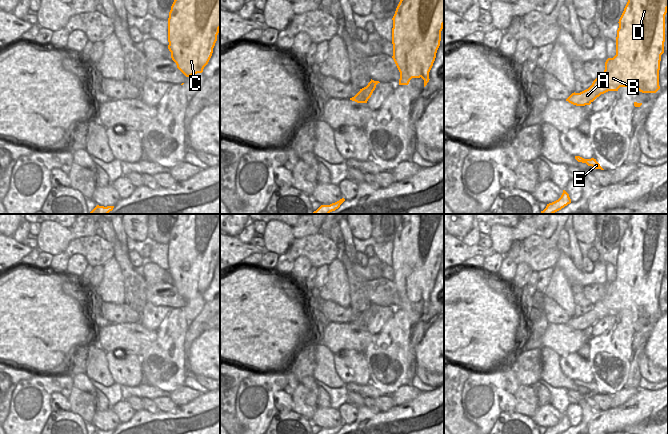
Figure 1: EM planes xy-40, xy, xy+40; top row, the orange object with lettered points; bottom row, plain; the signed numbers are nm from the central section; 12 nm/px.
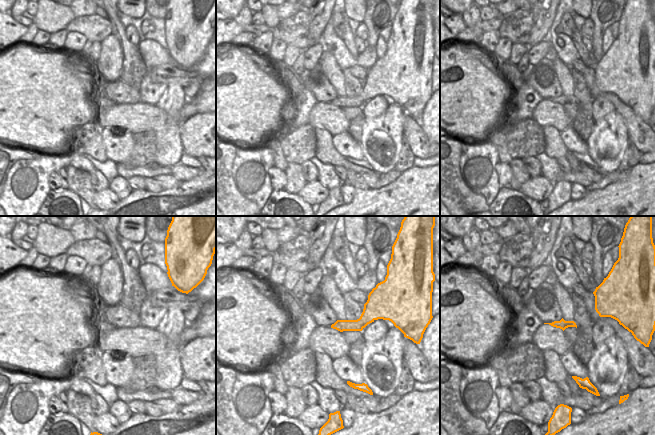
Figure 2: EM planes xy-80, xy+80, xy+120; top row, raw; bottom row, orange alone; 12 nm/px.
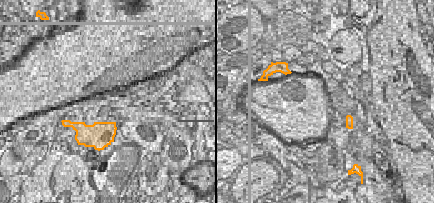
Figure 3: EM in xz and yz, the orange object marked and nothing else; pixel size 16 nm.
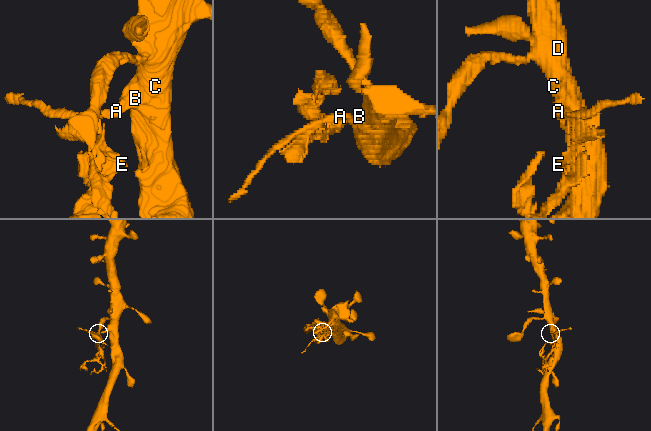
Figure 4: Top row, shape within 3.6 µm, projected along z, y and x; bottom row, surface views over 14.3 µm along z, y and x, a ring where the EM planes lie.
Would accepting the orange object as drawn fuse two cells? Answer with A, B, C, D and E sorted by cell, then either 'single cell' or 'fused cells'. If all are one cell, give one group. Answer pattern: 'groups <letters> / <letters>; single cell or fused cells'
groups A E / B C D; fused cells

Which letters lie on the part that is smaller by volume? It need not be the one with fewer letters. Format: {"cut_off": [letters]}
{"cut_off": ["A", "E"]}

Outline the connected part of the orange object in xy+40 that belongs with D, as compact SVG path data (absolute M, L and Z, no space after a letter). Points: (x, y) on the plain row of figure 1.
M631 214L628 226L619 243L616 261L616 279L605 286L603 298L596 302L591 314L604 318L608 315L618 315L620 311L630 311L642 317L656 317L659 313L659 294L661 279L664 277L665 239L668 233L668 214Z

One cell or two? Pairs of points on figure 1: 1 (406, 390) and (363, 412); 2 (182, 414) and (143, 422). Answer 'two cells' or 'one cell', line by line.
1: two cells
2: one cell

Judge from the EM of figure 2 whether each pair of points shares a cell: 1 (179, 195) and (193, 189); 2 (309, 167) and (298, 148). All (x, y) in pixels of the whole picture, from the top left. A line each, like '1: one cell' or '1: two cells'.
1: one cell
2: two cells

